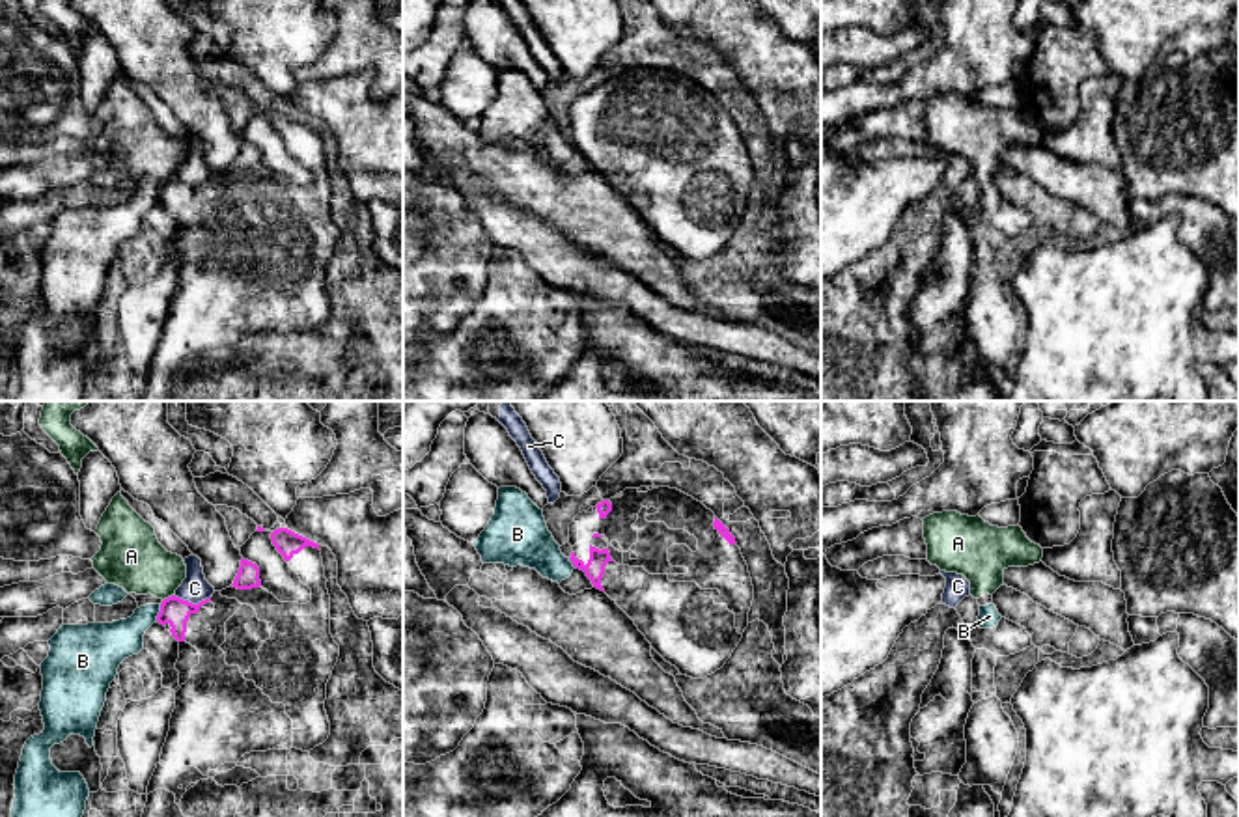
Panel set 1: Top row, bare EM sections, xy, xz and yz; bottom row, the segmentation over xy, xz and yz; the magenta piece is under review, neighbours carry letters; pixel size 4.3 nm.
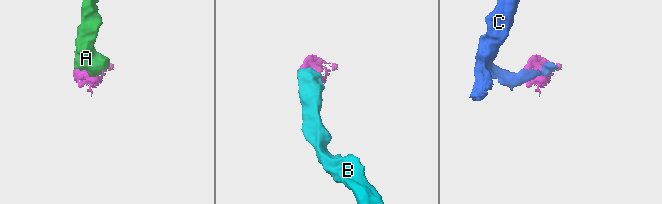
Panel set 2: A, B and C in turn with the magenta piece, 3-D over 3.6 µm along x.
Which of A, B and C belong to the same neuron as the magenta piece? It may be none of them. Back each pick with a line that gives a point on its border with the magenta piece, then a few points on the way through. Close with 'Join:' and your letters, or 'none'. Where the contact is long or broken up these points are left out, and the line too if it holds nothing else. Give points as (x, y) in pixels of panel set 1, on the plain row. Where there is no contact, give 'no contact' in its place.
Join: none

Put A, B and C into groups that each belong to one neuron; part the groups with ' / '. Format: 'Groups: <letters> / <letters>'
Groups: A B / C

